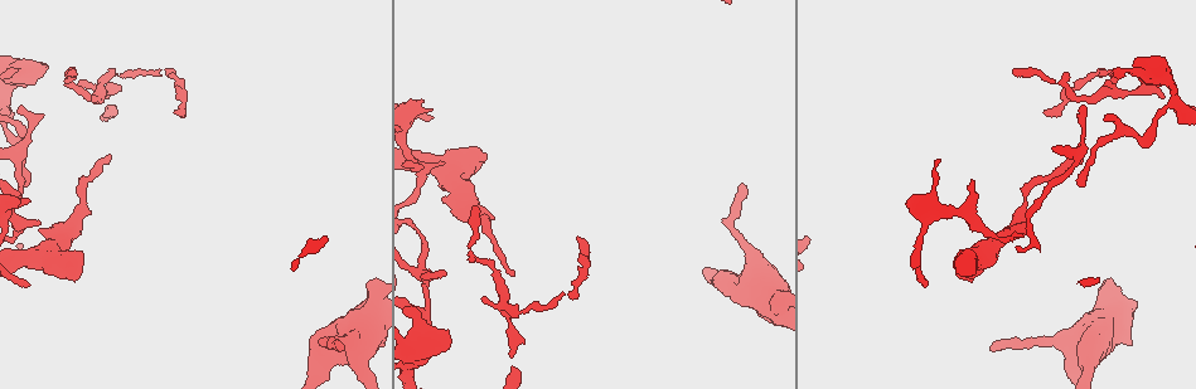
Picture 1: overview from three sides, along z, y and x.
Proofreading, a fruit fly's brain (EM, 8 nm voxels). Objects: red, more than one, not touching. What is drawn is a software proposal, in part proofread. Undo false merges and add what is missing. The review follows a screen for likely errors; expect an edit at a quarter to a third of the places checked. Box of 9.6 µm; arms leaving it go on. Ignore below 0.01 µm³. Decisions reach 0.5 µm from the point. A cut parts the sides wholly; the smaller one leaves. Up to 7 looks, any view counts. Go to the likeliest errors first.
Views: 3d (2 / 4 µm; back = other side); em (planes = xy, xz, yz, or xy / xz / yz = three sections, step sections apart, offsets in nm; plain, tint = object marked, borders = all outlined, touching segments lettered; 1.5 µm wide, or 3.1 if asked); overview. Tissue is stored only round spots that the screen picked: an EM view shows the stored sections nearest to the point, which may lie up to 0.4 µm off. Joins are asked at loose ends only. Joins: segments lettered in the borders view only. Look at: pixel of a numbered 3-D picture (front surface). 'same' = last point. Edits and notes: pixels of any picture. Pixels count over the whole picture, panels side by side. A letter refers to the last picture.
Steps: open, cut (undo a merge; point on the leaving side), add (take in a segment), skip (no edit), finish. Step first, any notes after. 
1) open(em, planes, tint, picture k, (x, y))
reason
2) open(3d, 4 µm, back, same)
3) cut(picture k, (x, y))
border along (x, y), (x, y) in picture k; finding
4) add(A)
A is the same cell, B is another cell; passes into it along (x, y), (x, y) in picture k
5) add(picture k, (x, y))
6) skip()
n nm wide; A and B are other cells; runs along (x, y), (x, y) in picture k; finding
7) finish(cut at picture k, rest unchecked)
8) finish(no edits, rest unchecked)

open(3d, 4 µm, picture 1, (81, 84))
thin end

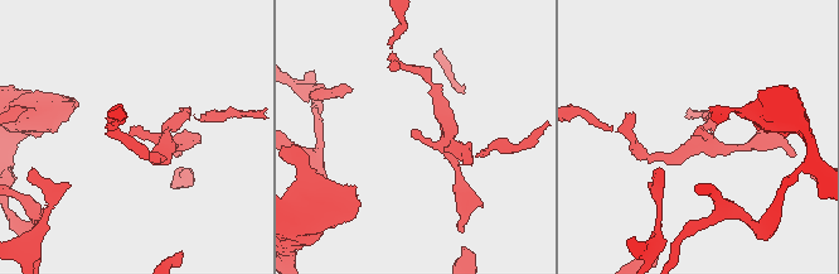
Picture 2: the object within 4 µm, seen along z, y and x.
open(em, xy, step 8, tint, picture 2, (130, 132))
need the tissue

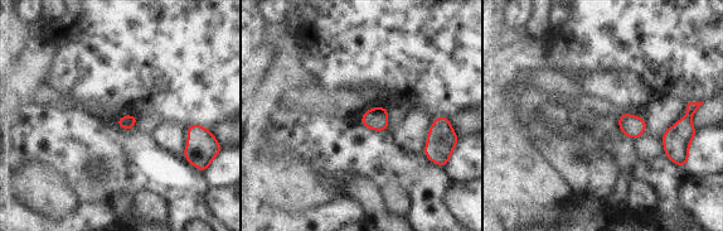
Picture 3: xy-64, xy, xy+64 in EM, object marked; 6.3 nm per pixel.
open(em, xz, step 8, borders, same)

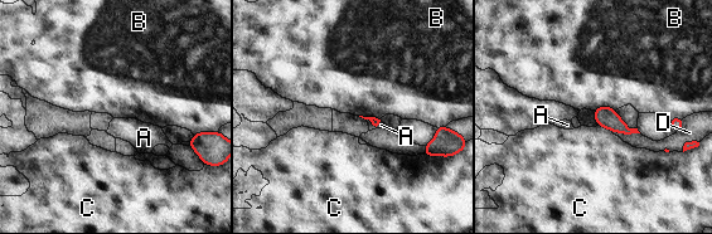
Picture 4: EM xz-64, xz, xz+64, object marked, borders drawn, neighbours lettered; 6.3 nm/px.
skip()
D touches over 180 nm; A, B, C and D are other cells; no lettered segment goes on from it

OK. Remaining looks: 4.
open(em, planes, borders, picture 1, (1080, 185))
free end

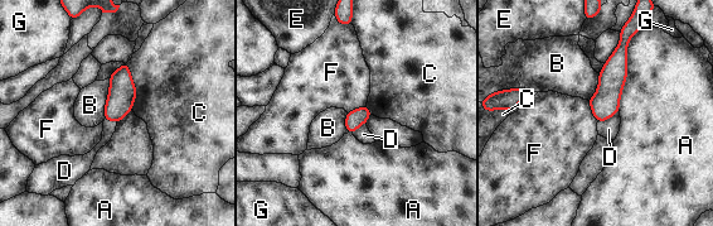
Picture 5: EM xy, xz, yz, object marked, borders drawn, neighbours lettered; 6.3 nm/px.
skip()
A, B, C, D, E, F and G are other cells; border along (586, 100), (597, 121) in picture 5; none of them fits

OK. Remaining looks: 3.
open(3d, 2 µm, picture 1, (482, 217))
sudden change in width

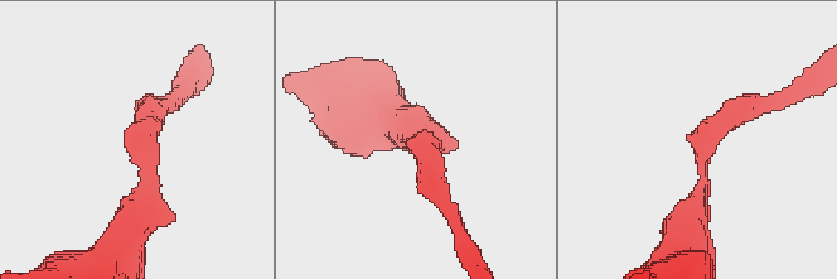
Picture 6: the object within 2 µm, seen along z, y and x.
open(em, planes, borders, picture 6, (427, 145))
shape alone is not enough

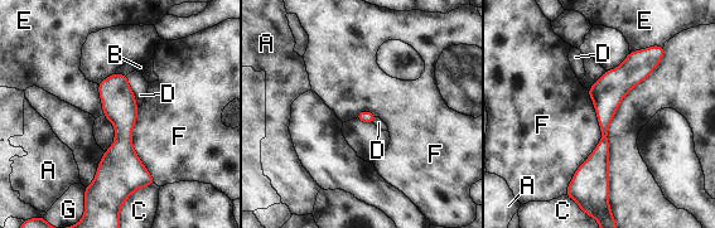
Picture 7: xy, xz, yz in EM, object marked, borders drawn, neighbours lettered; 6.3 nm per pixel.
skip()
F touches over 700 nm; A, B, C, D, E, F and G are other cells; runs along (645, 53), (607, 96), (598, 192) in picture 7; all the same cell

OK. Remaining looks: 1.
finish(no edits, rest unchecked)

